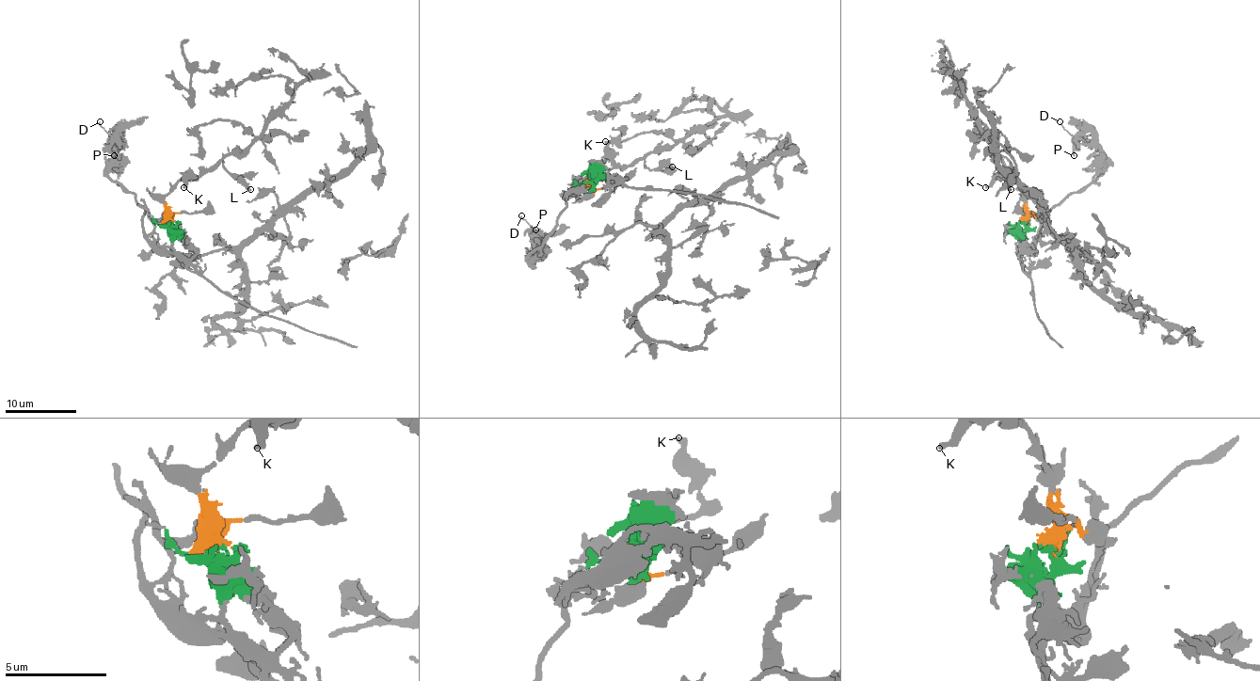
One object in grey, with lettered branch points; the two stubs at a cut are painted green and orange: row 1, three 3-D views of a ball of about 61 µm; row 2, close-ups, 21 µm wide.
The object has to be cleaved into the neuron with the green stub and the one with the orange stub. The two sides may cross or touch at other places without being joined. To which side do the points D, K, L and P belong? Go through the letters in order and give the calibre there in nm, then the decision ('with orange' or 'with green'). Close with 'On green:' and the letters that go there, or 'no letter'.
D: 80 nm | with green
K: 320 nm | with orange
L: 360 nm | with orange
P: 260 nm | with green
On green: D, P

